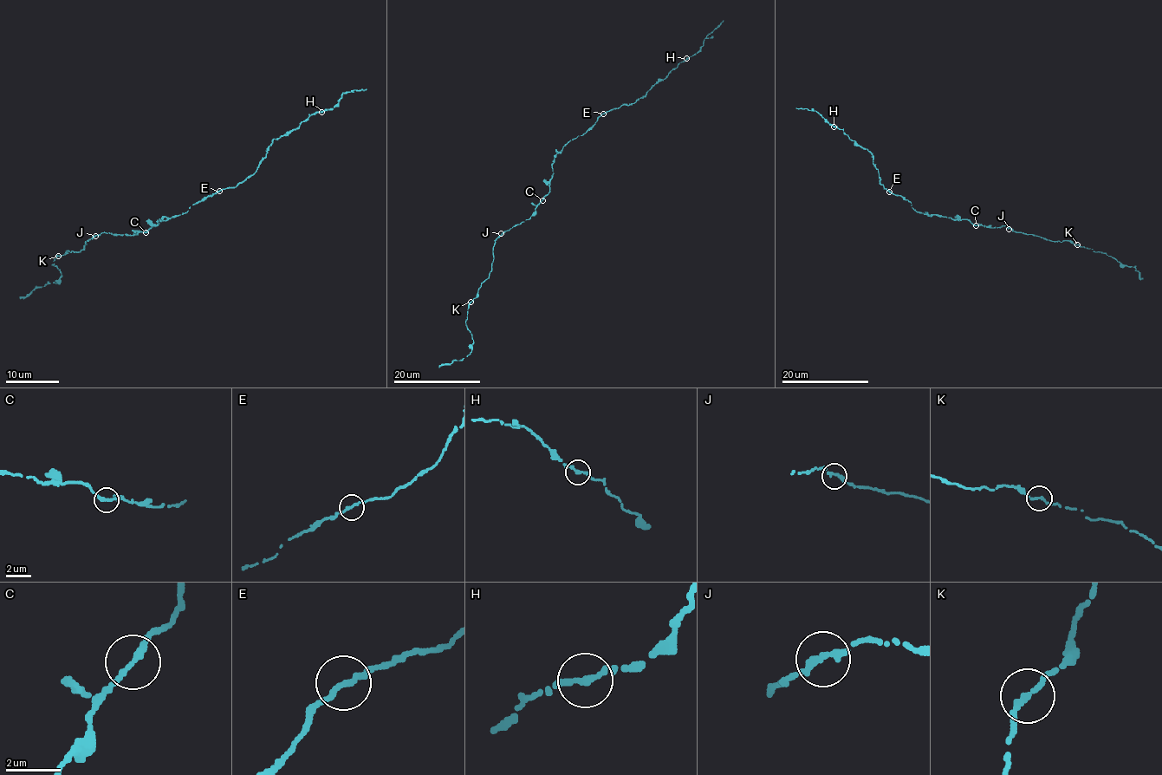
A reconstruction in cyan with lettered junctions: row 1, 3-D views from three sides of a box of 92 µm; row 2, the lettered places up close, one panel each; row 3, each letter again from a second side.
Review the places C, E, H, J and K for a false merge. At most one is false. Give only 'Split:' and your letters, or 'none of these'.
Split: none of these

